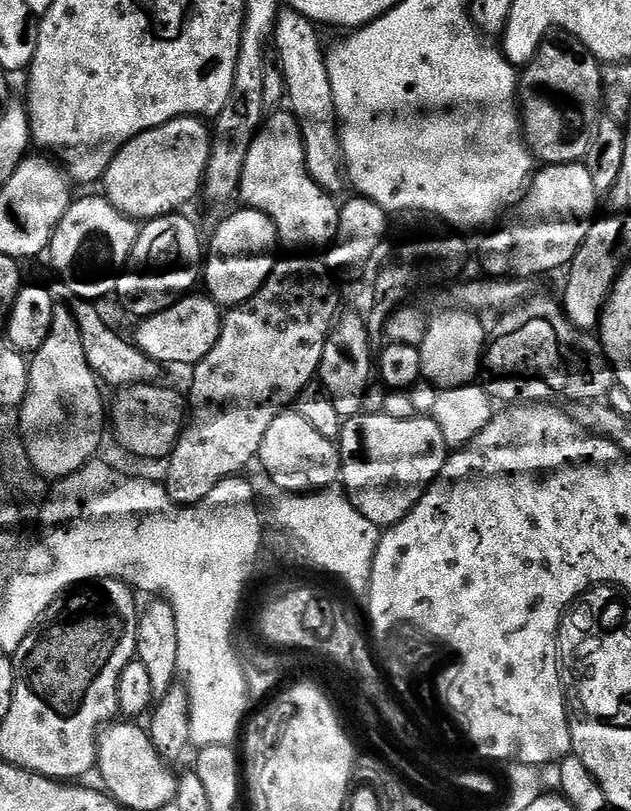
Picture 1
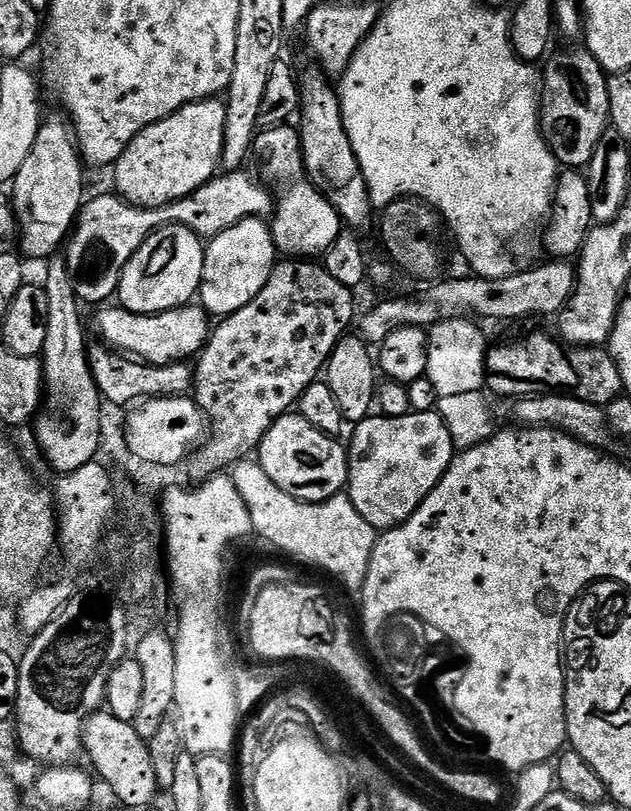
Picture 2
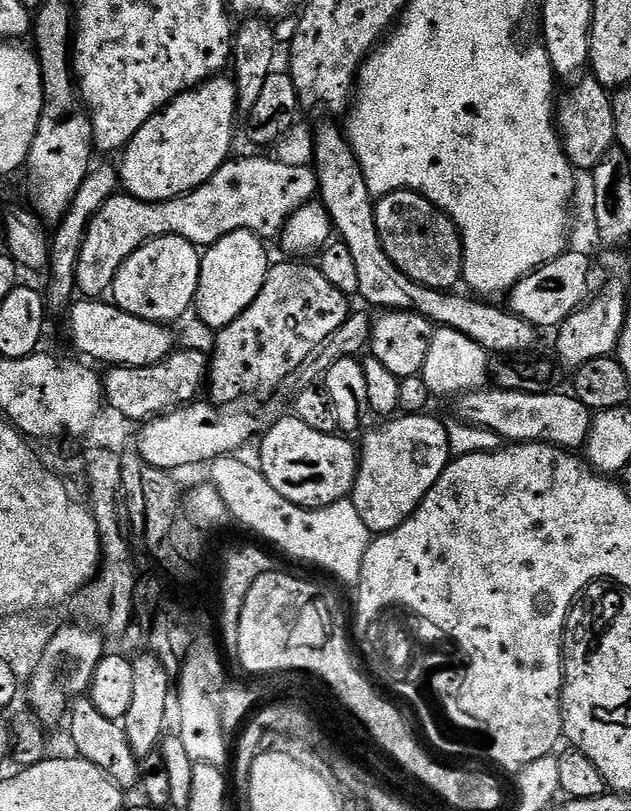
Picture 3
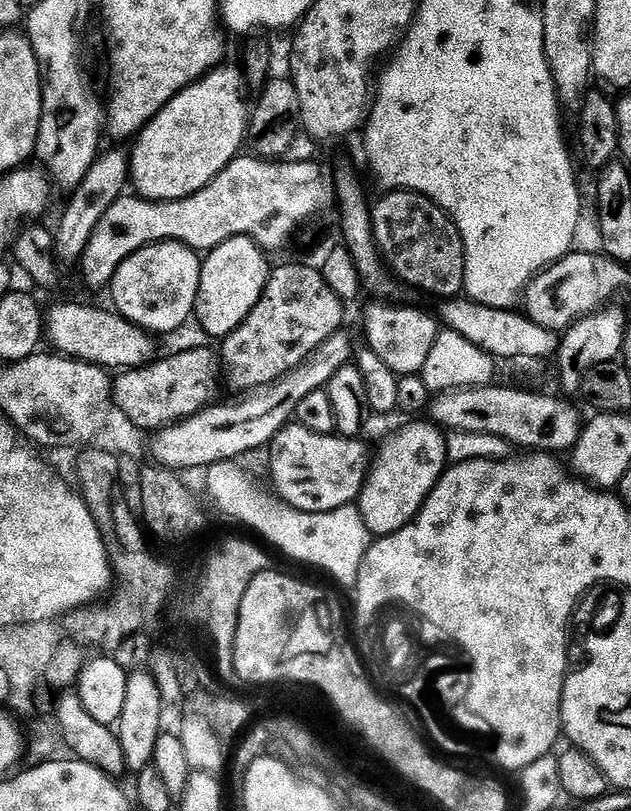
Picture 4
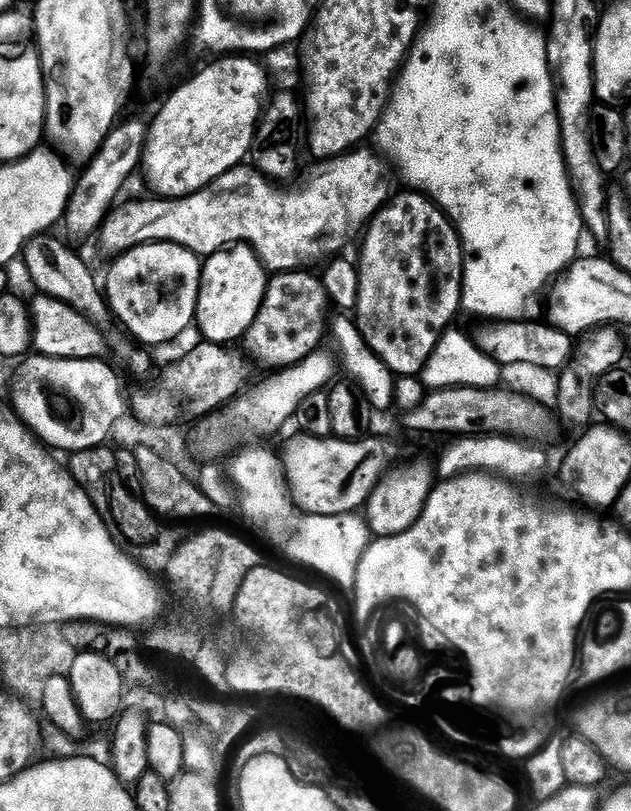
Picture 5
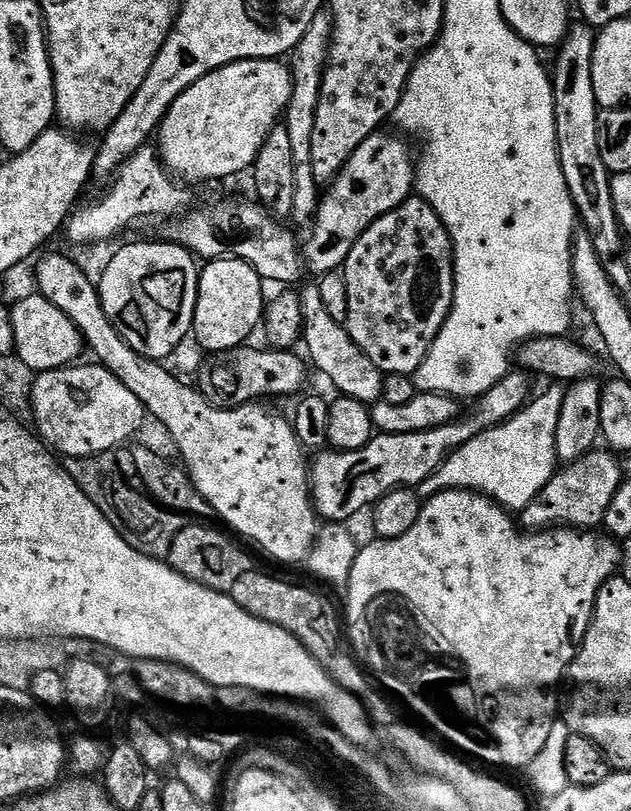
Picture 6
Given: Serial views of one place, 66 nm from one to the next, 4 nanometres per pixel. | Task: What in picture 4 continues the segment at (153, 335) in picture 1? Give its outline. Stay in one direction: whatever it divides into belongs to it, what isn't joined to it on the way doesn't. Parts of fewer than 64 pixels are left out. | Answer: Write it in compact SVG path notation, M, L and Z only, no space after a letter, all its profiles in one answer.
M56 304L46 312L46 340L59 355L88 364L100 365L105 370L142 368L154 356L151 335L137 328L115 311L86 308L82 304Z

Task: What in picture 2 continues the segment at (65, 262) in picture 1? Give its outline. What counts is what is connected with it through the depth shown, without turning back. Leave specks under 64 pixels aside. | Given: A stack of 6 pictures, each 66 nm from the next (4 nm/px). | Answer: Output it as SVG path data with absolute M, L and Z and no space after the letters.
M237 170L217 175L186 198L167 204L165 208L136 208L116 194L96 196L93 200L91 197L81 207L74 231L66 241L66 259L76 297L85 305L100 306L111 301L108 299L111 296L113 299L120 291L120 276L132 255L144 245L150 233L165 224L181 224L195 236L211 238L243 220L267 217L274 208L273 193L268 193L255 175L247 176L246 173Z

